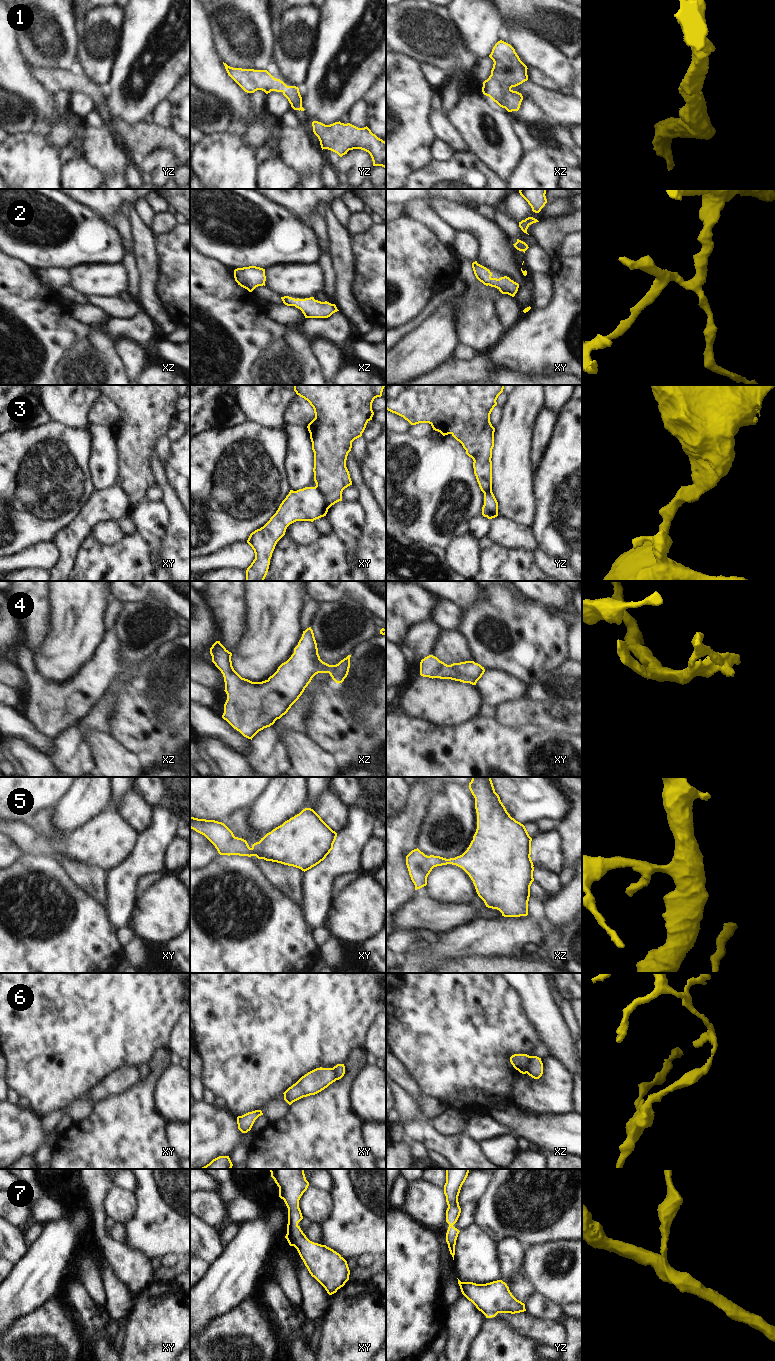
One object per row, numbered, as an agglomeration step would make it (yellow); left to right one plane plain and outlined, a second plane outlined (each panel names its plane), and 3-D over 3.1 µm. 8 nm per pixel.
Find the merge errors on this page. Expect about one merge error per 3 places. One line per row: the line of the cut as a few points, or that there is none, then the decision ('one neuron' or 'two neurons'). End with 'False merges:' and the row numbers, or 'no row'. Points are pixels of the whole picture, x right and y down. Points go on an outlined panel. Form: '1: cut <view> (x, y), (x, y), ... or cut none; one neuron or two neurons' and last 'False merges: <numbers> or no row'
1: cut none; one neuron
2: cut none; one neuron
3: cut xy (315, 486), (328, 508); two neurons
4: cut none; one neuron
5: cut none; one neuron
6: cut xz (530, 1056), (526, 1072); two neurons
7: cut none; one neuron
False merges: 3, 6

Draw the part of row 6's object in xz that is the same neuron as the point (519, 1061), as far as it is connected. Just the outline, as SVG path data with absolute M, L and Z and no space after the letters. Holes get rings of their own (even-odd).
M514 1054L510 1057L513 1067L522 1074L527 1073L527 1064L530 1056L527 1054Z

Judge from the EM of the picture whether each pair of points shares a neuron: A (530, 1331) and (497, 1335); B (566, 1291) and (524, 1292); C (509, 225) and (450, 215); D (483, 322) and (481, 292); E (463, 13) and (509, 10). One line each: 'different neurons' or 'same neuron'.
A: different neurons
B: different neurons
C: different neurons
D: same neuron
E: different neurons

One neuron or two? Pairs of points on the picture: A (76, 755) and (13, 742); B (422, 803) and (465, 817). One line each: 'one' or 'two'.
A: two
B: two

